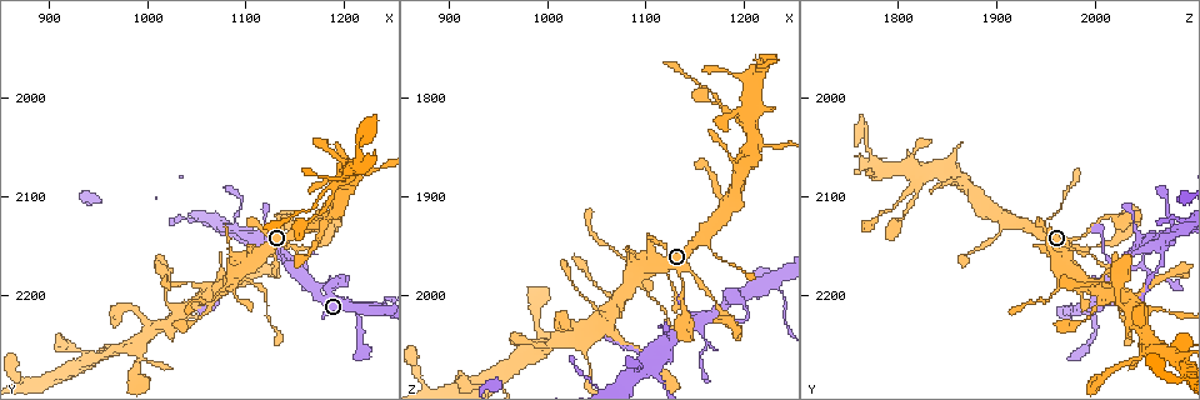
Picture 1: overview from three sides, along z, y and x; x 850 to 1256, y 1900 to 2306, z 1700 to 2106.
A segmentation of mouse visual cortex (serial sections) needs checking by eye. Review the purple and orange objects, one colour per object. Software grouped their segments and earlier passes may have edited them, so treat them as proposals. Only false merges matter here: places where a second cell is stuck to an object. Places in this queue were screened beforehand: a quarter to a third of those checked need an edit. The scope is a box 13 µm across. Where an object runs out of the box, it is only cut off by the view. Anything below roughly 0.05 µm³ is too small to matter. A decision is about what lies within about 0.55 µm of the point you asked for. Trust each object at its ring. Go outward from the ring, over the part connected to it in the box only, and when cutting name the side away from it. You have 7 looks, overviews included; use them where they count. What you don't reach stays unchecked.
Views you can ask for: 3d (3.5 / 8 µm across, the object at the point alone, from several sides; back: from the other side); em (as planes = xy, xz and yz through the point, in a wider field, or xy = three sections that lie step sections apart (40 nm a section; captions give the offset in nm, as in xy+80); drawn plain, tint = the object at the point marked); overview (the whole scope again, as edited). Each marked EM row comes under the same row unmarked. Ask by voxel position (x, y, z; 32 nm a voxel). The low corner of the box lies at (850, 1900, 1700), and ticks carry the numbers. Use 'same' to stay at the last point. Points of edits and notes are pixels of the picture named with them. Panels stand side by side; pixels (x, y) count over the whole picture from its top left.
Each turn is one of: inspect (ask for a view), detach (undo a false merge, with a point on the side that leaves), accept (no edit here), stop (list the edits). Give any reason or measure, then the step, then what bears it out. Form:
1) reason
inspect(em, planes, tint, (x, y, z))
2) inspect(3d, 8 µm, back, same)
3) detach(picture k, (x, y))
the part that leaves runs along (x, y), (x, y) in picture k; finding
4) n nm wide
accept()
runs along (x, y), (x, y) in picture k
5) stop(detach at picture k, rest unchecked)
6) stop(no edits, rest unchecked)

sharp bend
inspect(3d, 8 µm, back, (1158, 2176, 2022))

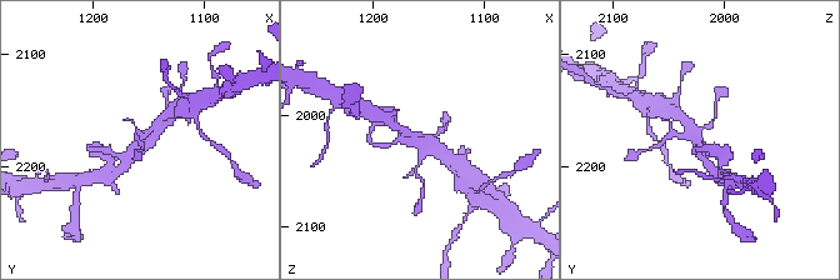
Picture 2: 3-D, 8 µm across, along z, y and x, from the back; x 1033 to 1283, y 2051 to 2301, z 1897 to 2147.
inspect(3d, 3.5 µm, (1158, 2180, 2026))

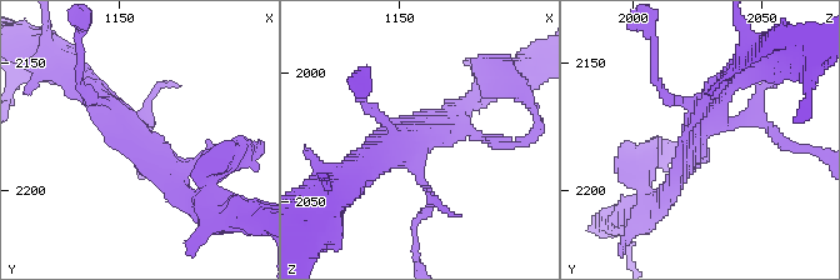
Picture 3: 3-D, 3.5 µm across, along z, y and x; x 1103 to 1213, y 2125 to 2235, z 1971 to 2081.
now the EM
inspect(em, planes, tint, (1157, 2179, 2025))

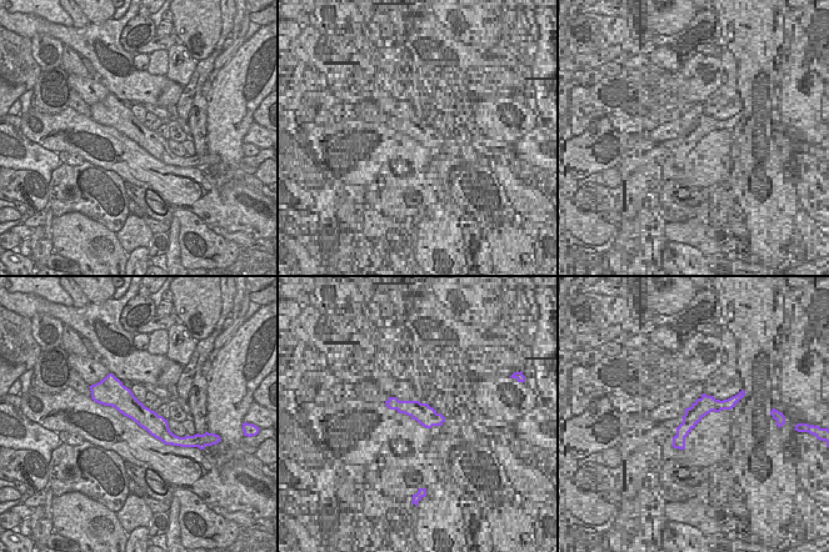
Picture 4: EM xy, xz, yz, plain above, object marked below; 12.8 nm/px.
accept()
runs along (186, 196), (155, 150), (86, 78) in picture 3; continuous, no second cell

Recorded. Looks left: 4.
arms part here
inspect(3d, 3.5 µm, (1092, 2180, 1988))

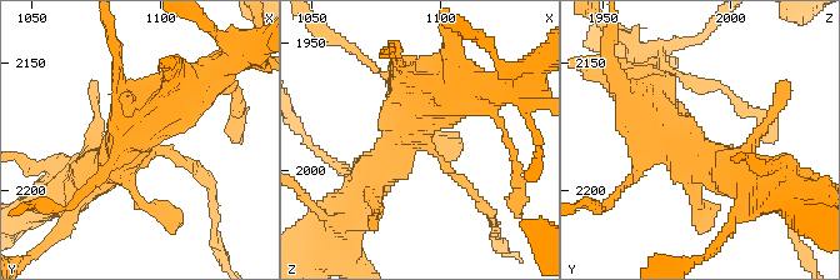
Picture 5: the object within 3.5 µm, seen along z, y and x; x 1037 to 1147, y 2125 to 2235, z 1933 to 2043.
inspect(em, xy, step 5, tint, (1094, 2184, 1989))

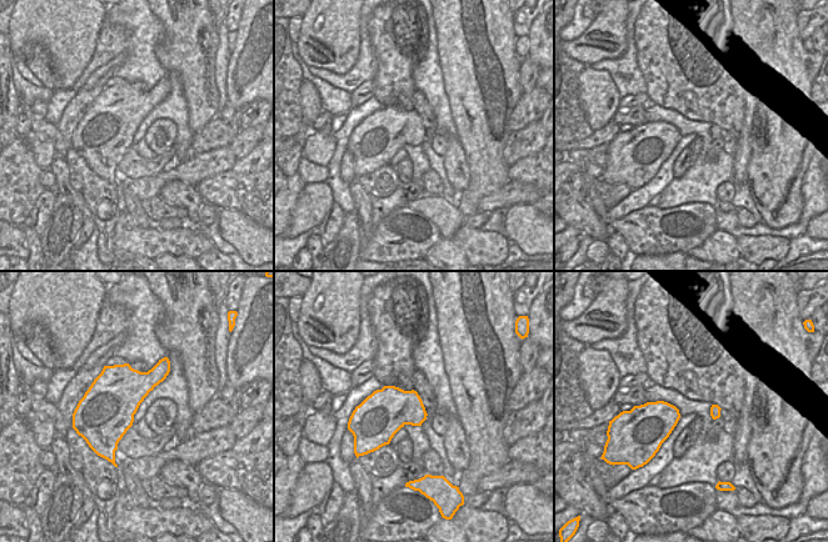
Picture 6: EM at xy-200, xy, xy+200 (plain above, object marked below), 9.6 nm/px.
accept()
runs along (455, 91), (409, 118), (363, 191) in picture 5; continuous, no second cell

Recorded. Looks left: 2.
inspect(3d, 3.5 µm, (1032, 2216, 2040))

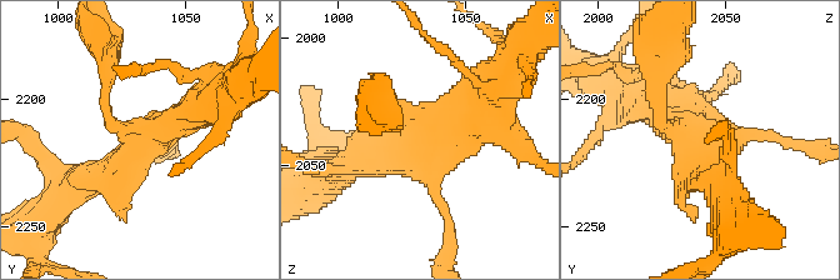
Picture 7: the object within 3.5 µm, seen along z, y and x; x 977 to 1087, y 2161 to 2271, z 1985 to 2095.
inspect(em, xy, step 1, tint, (1031, 2218, 2041))

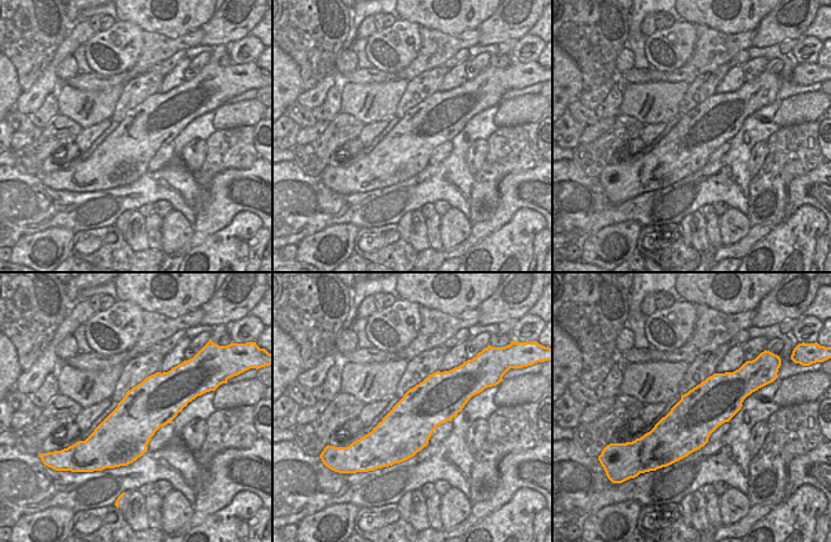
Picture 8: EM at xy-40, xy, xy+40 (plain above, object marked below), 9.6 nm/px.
480 nm wide
accept()
runs along (205, 104), (71, 189) in picture 7; all the same cell

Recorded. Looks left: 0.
stop(no edits, rest unchecked)

